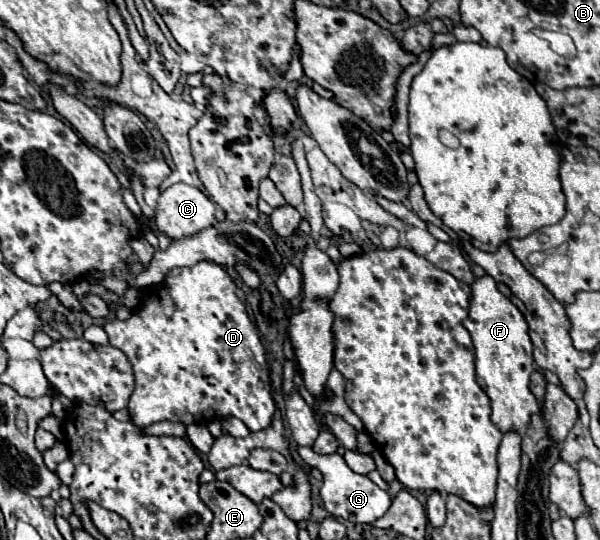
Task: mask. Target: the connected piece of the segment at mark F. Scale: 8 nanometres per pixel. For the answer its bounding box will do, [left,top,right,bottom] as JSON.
[464,276,538,434]

